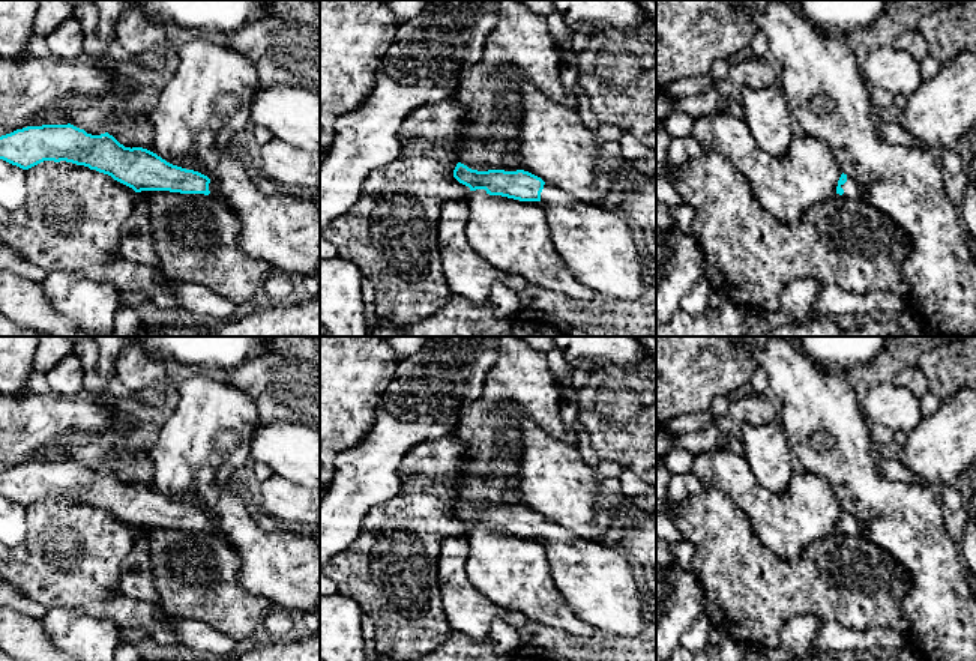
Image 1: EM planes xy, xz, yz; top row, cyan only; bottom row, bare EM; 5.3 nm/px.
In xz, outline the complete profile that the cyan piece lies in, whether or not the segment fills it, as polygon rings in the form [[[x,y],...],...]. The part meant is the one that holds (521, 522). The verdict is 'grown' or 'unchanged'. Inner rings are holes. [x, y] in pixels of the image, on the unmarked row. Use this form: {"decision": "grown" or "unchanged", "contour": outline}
{"decision": "grown", "contour": [[[458,499],[453,514],[470,524],[520,538],[539,538],[551,577],[571,608],[610,637],[632,637],[647,623],[644,595],[638,590],[626,553],[602,541],[581,538],[562,524],[524,508],[477,508]]]}

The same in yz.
{"decision": "grown", "contour": [[[841,511],[836,523],[836,530],[845,535],[862,535],[868,532],[868,523],[850,511]]]}

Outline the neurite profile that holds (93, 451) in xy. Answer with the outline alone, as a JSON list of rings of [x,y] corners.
[[[74,433],[60,442],[63,455],[59,461],[74,461],[87,470],[101,472],[108,467],[113,454],[113,440],[104,433]]]

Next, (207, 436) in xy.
[[[186,371],[179,385],[179,403],[149,451],[153,461],[152,488],[162,496],[194,494],[209,505],[215,503],[234,472],[251,460],[258,419],[255,401],[221,374]]]

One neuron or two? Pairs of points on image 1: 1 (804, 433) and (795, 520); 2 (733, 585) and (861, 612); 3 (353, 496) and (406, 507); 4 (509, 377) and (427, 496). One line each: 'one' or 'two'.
1: two
2: one
3: two
4: two

